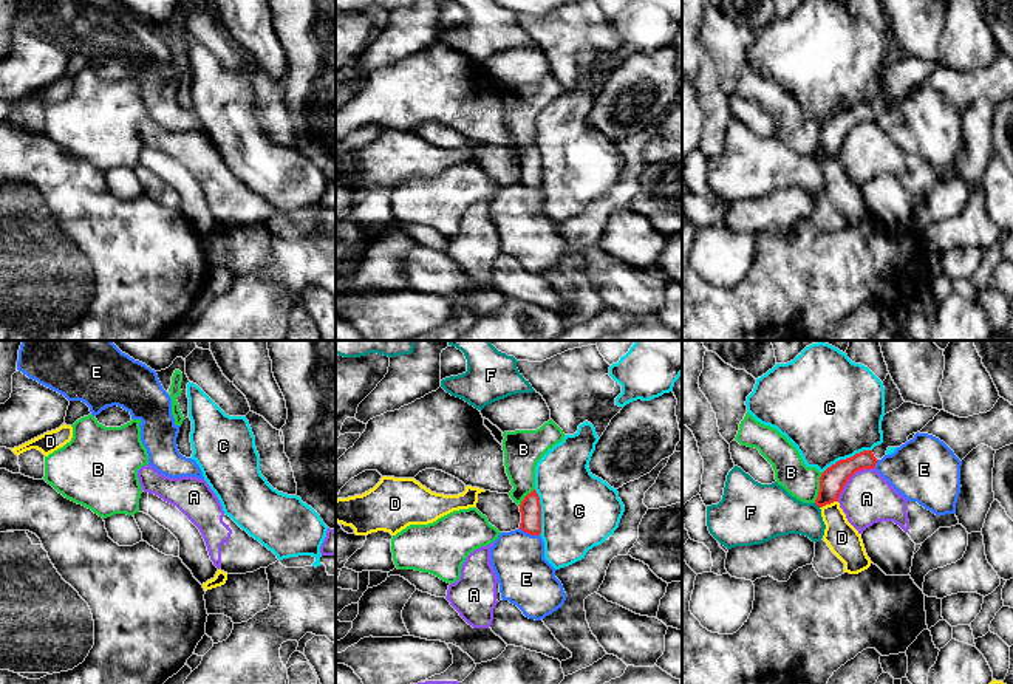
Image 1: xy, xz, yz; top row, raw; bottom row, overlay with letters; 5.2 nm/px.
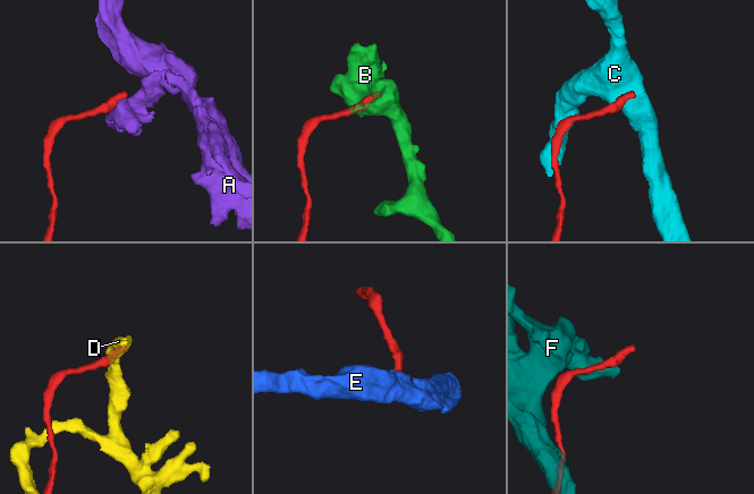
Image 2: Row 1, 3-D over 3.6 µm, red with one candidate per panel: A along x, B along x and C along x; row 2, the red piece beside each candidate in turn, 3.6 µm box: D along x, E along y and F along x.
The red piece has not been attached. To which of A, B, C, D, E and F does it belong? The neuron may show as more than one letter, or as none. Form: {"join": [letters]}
{"join": []}

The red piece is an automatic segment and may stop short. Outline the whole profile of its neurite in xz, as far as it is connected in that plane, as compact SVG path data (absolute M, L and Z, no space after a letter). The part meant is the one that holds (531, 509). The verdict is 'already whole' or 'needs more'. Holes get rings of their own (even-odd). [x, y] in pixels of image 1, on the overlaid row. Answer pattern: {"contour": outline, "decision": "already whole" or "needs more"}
{"contour": "M535 489L524 497L524 500L520 504L520 512L521 512L520 529L530 535L540 535L541 534L541 504Z", "decision": "already whole"}

